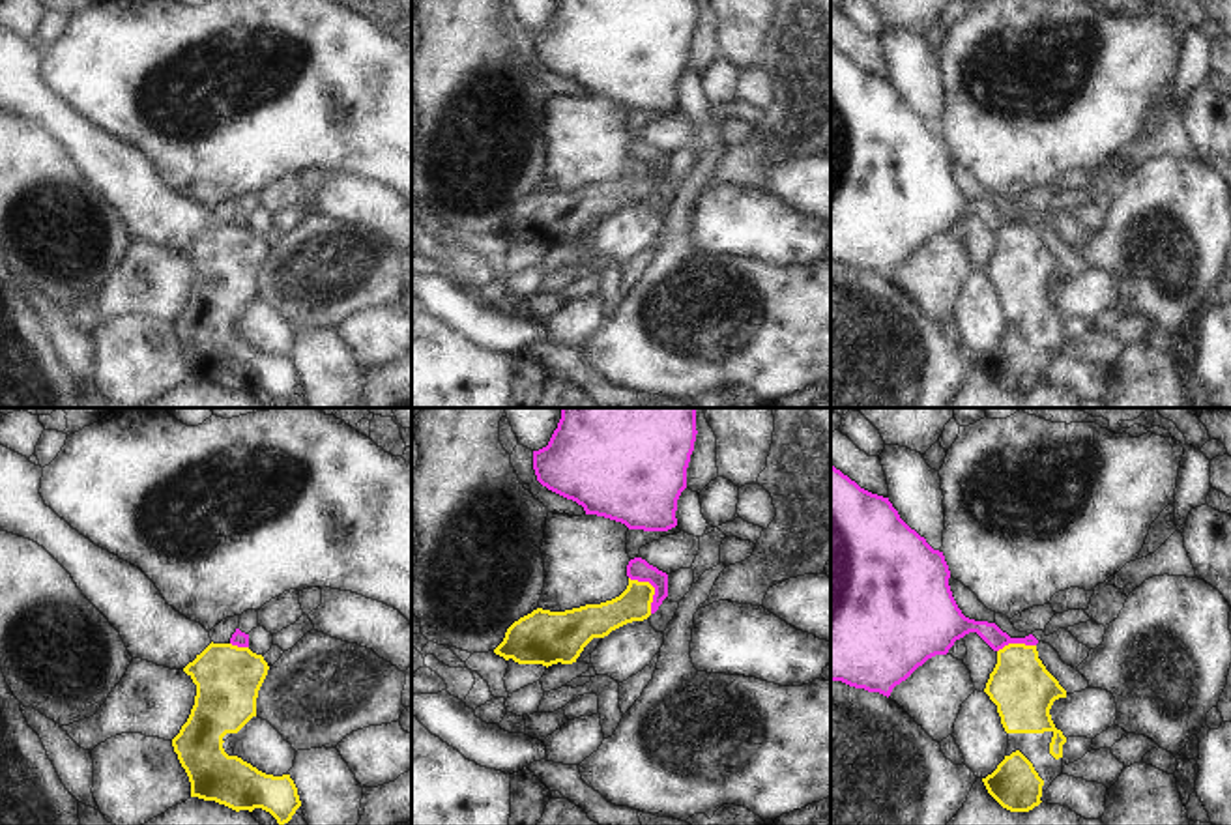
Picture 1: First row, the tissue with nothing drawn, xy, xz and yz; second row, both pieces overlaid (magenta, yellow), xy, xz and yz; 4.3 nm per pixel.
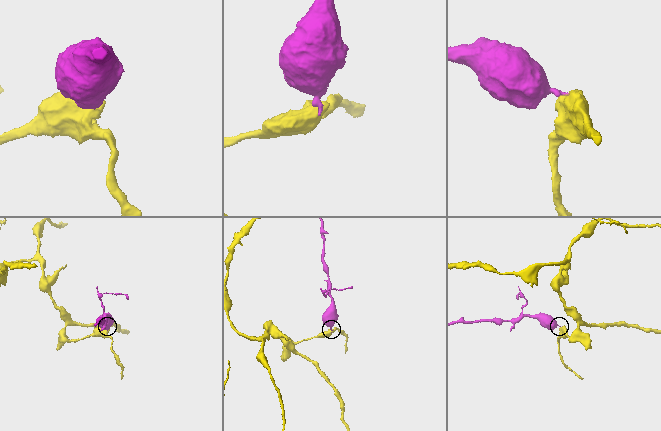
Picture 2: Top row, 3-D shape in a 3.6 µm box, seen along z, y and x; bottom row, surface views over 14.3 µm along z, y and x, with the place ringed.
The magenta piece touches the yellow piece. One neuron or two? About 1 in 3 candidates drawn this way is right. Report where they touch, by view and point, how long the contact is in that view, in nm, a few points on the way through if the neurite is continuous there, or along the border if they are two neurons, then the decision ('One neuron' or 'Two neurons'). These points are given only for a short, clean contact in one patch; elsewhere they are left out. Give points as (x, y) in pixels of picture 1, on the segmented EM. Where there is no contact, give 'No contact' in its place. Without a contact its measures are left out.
Touches magenta at xz (653, 586). Shared border 190 nm. Boundary: xz (629, 577), (653, 588), (651, 612). Two neurons.

